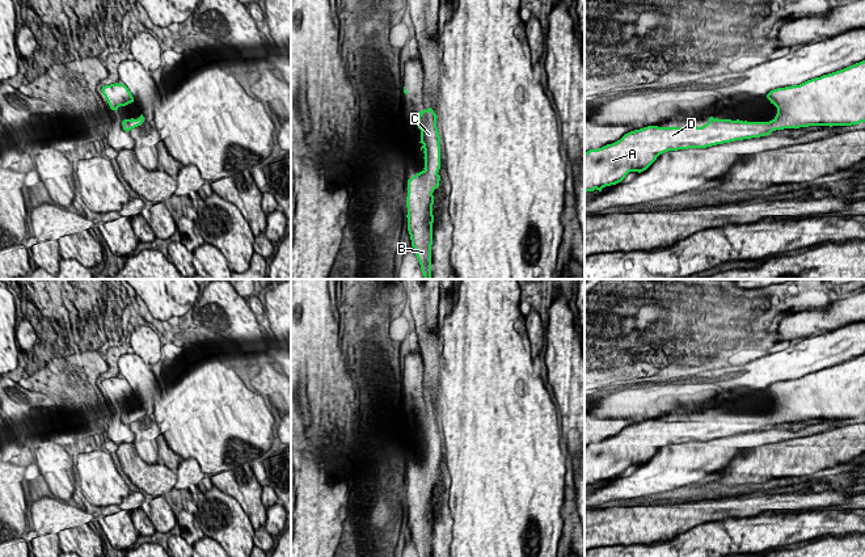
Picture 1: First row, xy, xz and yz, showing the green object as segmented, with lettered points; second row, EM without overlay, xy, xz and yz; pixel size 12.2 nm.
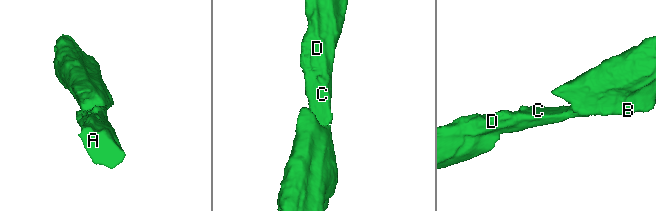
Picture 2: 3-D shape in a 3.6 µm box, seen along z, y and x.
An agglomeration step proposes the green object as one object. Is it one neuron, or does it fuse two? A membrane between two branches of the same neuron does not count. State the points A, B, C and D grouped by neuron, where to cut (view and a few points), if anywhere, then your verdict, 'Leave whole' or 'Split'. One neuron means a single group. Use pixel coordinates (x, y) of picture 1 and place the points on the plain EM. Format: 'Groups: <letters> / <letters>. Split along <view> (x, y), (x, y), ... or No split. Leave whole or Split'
Groups: A B C D. No split. Leave whole

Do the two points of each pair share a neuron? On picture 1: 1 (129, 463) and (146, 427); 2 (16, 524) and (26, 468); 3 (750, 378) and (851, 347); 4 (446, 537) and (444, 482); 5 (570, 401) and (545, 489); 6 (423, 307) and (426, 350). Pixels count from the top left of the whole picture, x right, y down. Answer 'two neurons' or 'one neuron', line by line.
1: two neurons
2: one neuron
3: one neuron
4: one neuron
5: two neurons
6: one neuron

